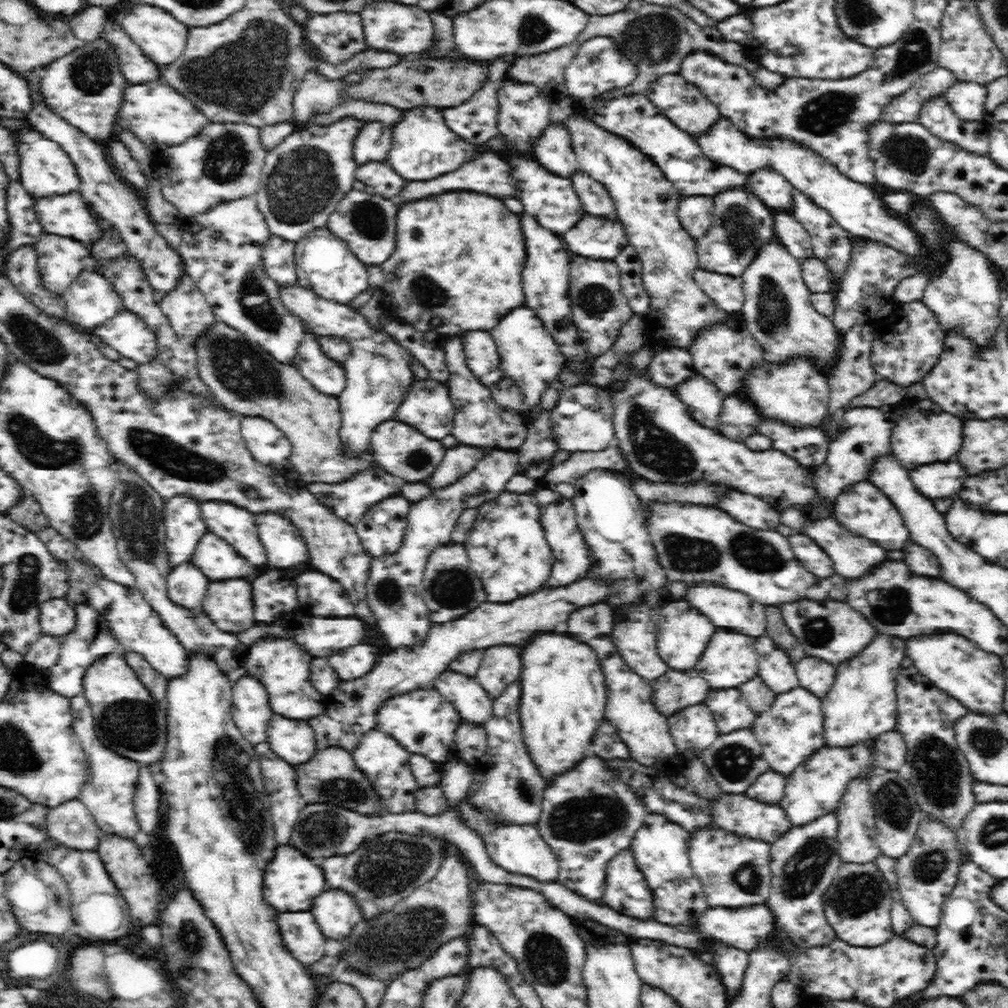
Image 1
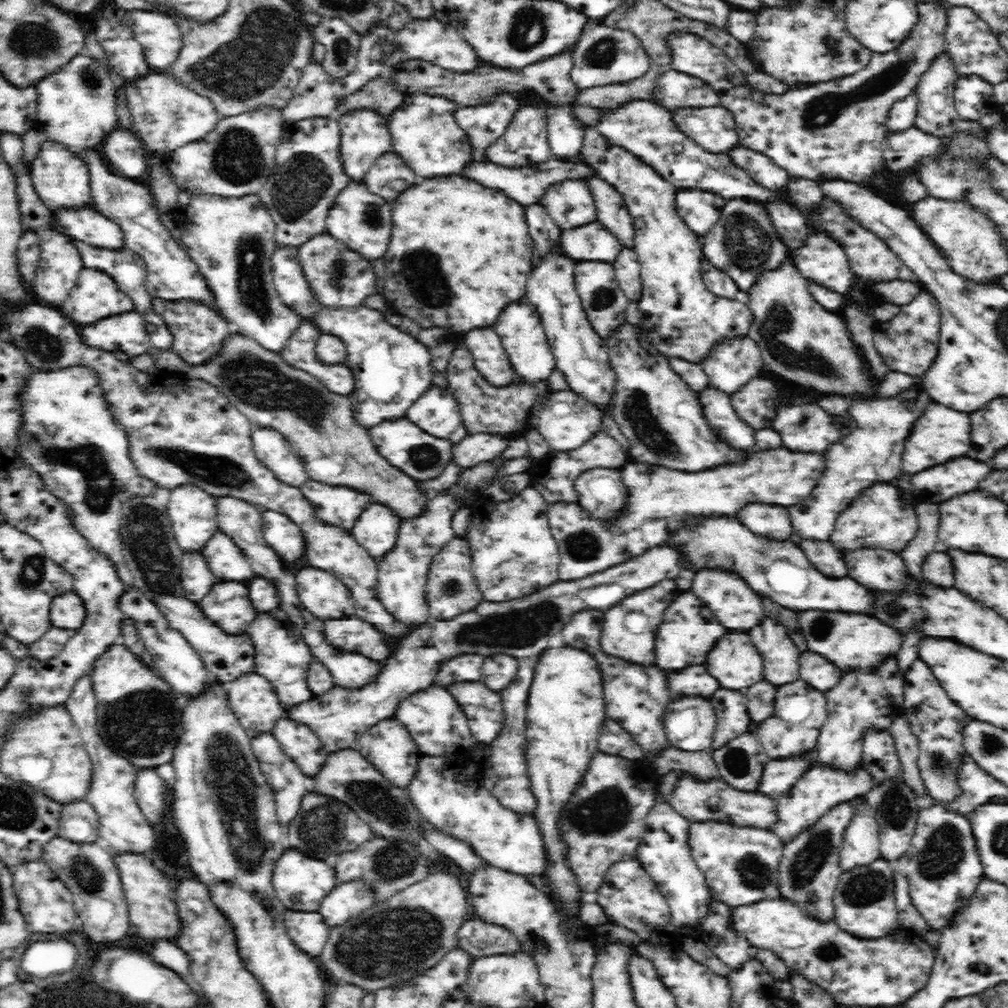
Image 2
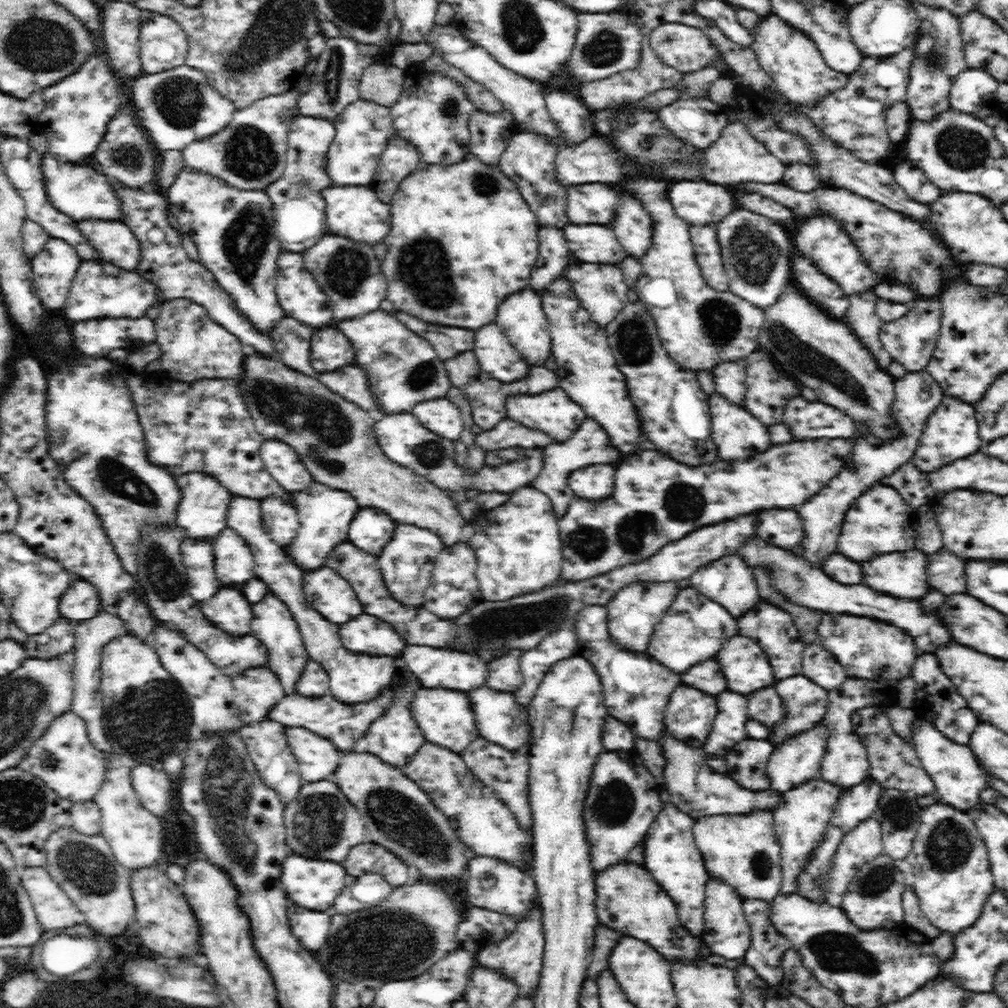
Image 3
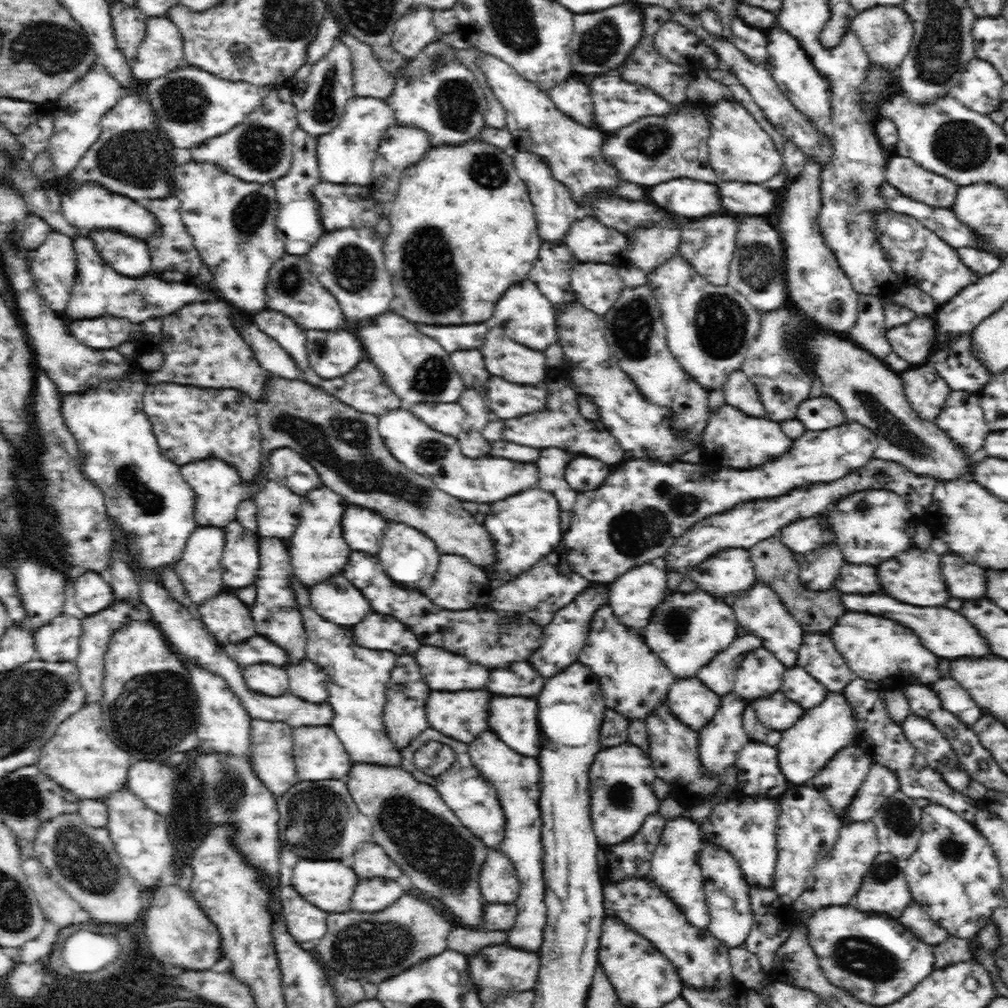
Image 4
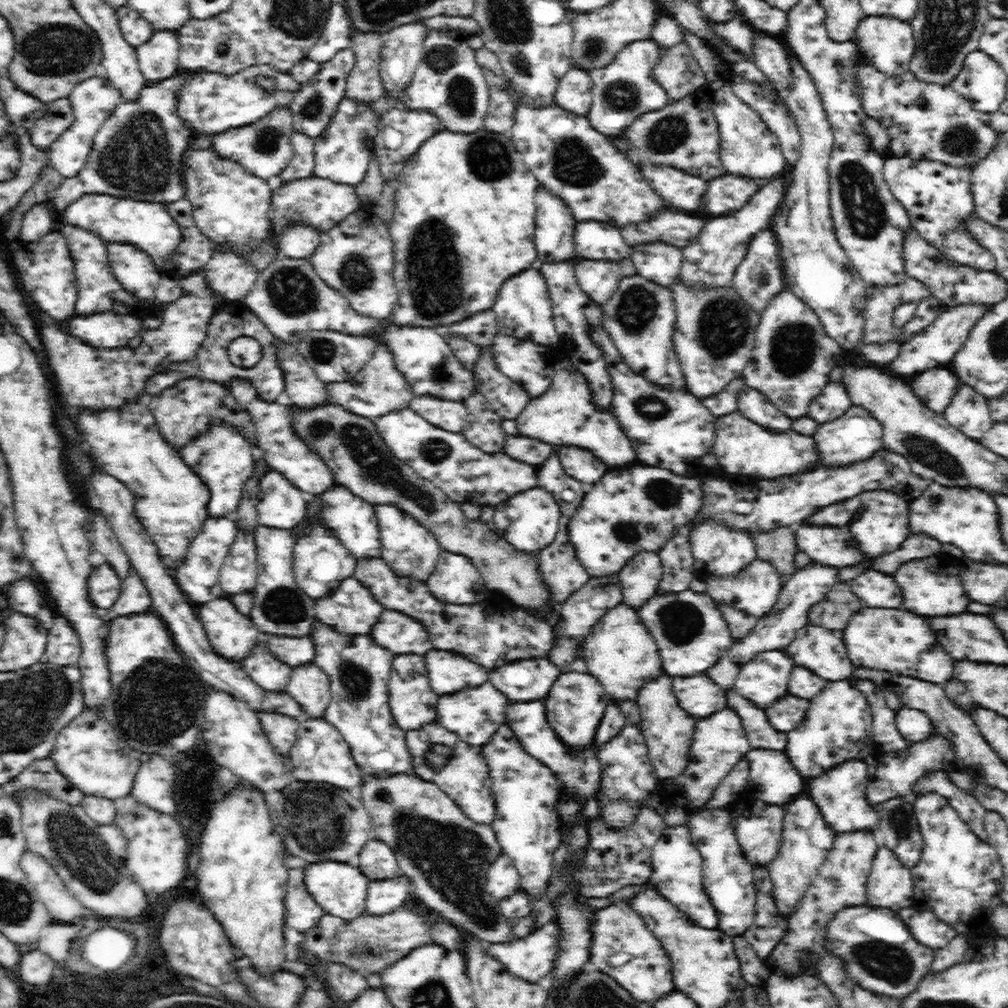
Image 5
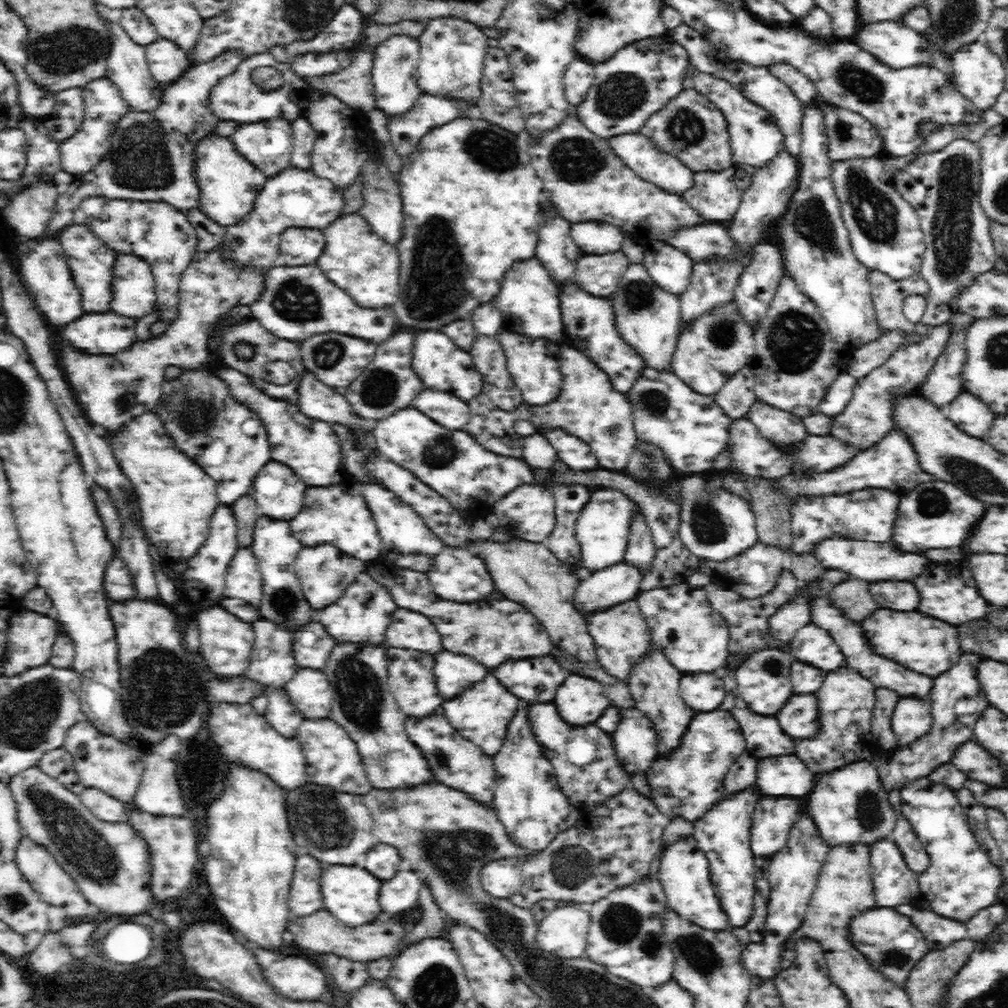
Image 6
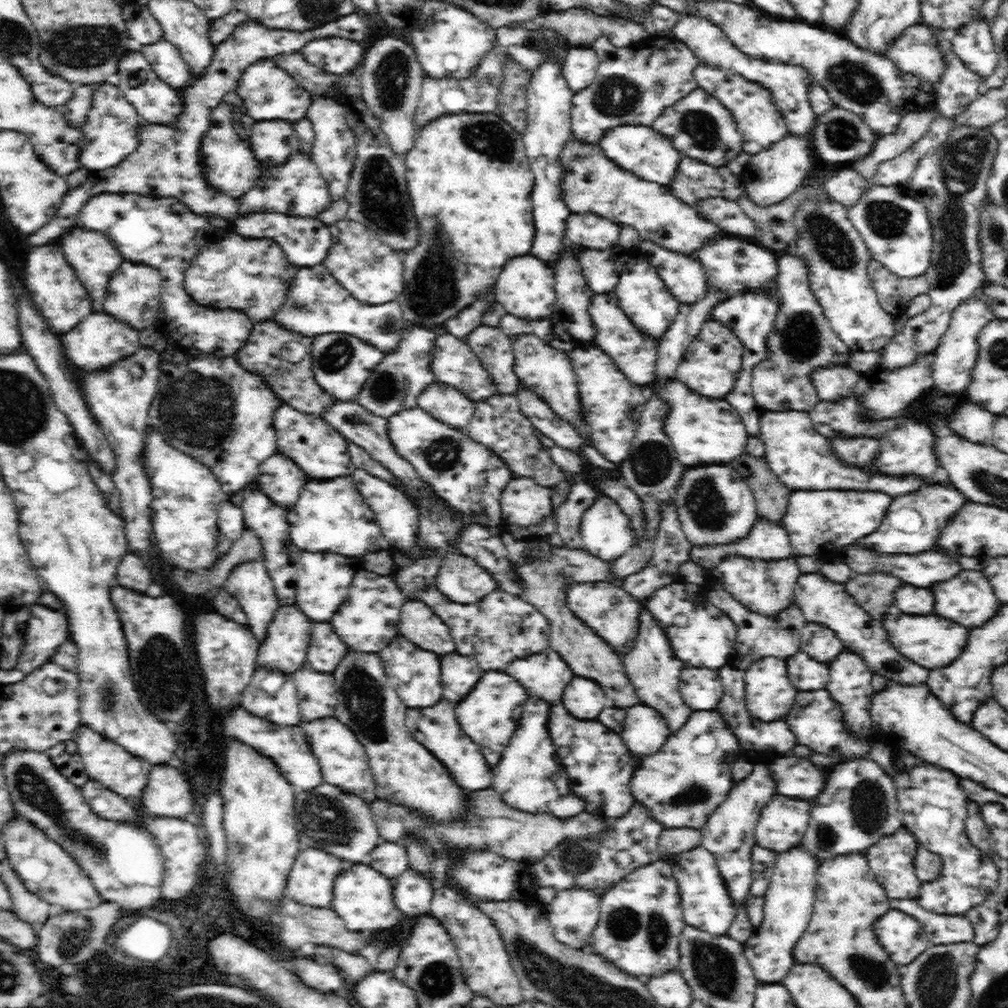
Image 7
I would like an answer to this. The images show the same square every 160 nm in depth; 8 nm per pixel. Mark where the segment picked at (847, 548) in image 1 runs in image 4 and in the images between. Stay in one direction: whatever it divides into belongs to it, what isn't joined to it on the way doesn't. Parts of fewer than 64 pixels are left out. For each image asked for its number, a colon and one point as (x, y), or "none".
2: (878, 569)
3: (901, 574)
4: (913, 577)

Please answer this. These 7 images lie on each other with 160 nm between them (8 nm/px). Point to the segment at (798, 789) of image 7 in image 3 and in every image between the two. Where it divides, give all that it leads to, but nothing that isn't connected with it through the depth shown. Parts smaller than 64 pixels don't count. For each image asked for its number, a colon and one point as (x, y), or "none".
3: (747, 763)
4: (758, 773)
5: (771, 773)
6: (788, 776)

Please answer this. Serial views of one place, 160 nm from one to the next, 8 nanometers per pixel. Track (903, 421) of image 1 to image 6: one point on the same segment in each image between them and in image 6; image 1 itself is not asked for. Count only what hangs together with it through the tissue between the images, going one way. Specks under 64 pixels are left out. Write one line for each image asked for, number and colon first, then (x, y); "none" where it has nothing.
2: (948, 437)
3: (951, 431)
4: (961, 418)
5: (968, 411)
6: (968, 413)

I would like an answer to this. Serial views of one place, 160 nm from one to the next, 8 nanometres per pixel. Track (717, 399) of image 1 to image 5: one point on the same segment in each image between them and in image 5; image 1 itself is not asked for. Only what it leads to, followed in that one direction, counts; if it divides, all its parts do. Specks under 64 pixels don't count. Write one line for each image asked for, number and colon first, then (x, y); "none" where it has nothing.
2: (716, 405)
3: (738, 435)
4: (740, 441)
5: (742, 447)

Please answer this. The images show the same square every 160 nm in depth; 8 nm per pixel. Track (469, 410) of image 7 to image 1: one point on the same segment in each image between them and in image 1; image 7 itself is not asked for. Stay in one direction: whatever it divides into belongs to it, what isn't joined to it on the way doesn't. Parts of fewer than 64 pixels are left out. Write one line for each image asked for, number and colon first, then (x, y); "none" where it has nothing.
1: (427, 406)
2: (437, 413)
3: (441, 416)
4: (447, 417)
5: (450, 415)
6: (442, 407)

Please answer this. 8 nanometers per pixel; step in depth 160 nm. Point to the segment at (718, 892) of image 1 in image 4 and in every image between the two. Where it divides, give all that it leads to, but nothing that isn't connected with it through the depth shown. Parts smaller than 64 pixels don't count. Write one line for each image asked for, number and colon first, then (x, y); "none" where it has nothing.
2: (740, 864)
3: (742, 850)
4: (747, 829)

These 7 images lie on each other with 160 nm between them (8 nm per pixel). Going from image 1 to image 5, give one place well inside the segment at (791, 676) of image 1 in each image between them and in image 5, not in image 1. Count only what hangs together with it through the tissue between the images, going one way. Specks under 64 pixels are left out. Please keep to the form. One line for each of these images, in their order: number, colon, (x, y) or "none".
2: (781, 655)
3: (773, 628)
4: (759, 611)
5: (754, 591)

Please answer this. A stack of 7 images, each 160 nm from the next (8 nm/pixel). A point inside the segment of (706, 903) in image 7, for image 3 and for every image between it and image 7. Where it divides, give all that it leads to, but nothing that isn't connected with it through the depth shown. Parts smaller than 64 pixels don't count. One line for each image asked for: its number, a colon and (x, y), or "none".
3: (670, 854)
4: (675, 867)
5: (676, 864)
6: (685, 874)

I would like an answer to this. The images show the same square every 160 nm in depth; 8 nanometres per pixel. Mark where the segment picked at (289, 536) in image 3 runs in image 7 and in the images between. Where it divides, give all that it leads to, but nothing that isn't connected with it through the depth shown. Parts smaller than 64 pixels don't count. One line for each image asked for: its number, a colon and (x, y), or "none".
4: (278, 512)
5: (281, 505)
6: (278, 491)
7: (281, 479)

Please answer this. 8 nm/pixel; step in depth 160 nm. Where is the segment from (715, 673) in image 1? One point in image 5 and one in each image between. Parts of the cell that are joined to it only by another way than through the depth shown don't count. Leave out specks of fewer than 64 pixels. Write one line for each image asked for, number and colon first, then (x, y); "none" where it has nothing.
2: (735, 663)
3: (743, 662)
4: (760, 673)
5: (766, 676)

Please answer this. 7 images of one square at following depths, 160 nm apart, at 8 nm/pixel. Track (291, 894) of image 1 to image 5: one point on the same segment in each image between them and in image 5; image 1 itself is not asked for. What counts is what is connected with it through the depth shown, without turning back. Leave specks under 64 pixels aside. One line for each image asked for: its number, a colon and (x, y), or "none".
2: (301, 883)
3: (313, 884)
4: (329, 885)
5: (339, 889)

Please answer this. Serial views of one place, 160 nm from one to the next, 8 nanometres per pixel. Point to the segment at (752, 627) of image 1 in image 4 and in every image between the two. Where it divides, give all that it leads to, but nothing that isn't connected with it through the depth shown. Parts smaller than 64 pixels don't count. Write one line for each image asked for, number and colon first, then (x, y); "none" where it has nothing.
2: (728, 595)
3: (729, 581)
4: (729, 572)

